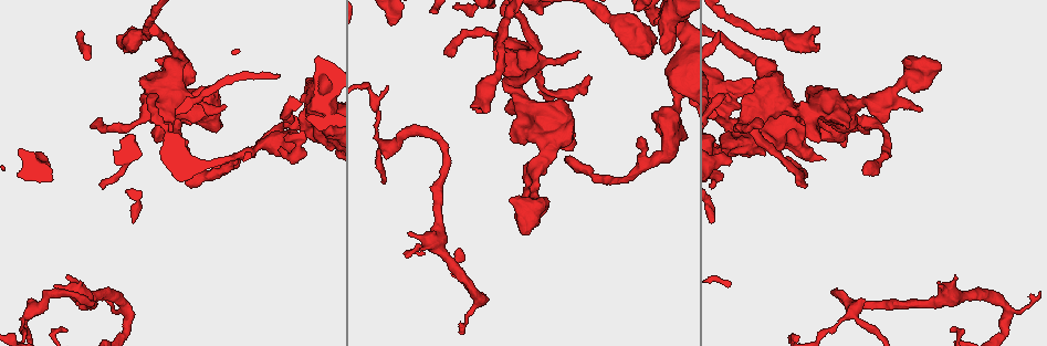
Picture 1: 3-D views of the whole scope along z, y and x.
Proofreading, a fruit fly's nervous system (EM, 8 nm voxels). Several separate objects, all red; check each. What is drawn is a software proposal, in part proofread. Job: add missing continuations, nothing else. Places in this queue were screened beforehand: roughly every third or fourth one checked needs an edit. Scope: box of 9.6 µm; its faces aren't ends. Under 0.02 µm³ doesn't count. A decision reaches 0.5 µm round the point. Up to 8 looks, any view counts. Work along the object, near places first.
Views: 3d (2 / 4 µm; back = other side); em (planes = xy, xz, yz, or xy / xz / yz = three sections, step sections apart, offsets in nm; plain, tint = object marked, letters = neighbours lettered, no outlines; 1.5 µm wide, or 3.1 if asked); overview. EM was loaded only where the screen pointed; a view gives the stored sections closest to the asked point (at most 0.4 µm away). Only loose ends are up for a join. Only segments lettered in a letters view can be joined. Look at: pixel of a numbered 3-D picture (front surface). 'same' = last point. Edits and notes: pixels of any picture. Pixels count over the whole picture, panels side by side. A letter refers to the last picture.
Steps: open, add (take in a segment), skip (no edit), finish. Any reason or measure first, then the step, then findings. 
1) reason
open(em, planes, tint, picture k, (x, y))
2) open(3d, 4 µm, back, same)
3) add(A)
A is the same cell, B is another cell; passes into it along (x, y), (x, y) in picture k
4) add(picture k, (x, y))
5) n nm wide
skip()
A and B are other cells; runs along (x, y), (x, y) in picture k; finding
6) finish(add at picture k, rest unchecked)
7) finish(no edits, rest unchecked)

thick end
open(em, xy, step 4, plain, picture 1, (510, 138))

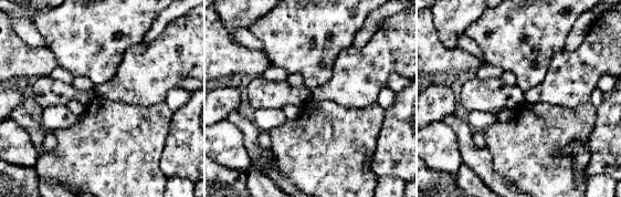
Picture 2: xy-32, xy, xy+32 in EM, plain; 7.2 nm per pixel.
open(em, xy, step 4, letters, same)

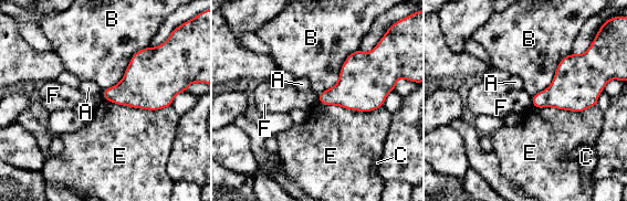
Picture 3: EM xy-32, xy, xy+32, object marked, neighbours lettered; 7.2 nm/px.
skip()
A, B, C, E and F are other cells; border along (531, 96), (532, 105) in picture 3; none of them fits

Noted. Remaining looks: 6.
stops while still wide
open(em, planes, letters, picture 1, (509, 199))

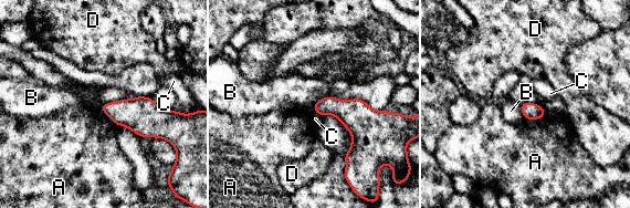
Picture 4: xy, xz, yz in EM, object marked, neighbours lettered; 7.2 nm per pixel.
skip()
A, B, C and D are other cells; border along (520, 105), (524, 118) in picture 4; none of them fits

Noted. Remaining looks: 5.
free end
open(em, xz, step 4, letters, picture 1, (864, 172))

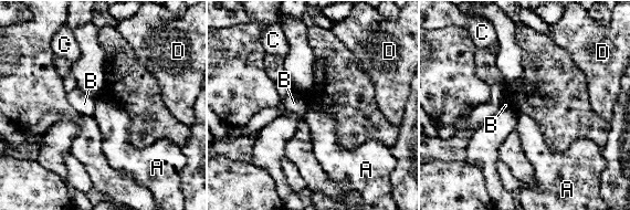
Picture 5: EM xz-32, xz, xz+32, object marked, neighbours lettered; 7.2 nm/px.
open(em, planes, letters, same)

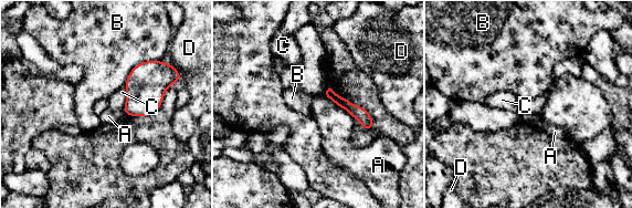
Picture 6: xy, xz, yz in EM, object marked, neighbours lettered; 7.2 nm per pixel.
skip()
A, B, C and D are other cells; runs along (327, 91), (355, 111), (369, 126) in picture 6; none of them fits

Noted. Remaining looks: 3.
finish(no edits, rest unchecked)

